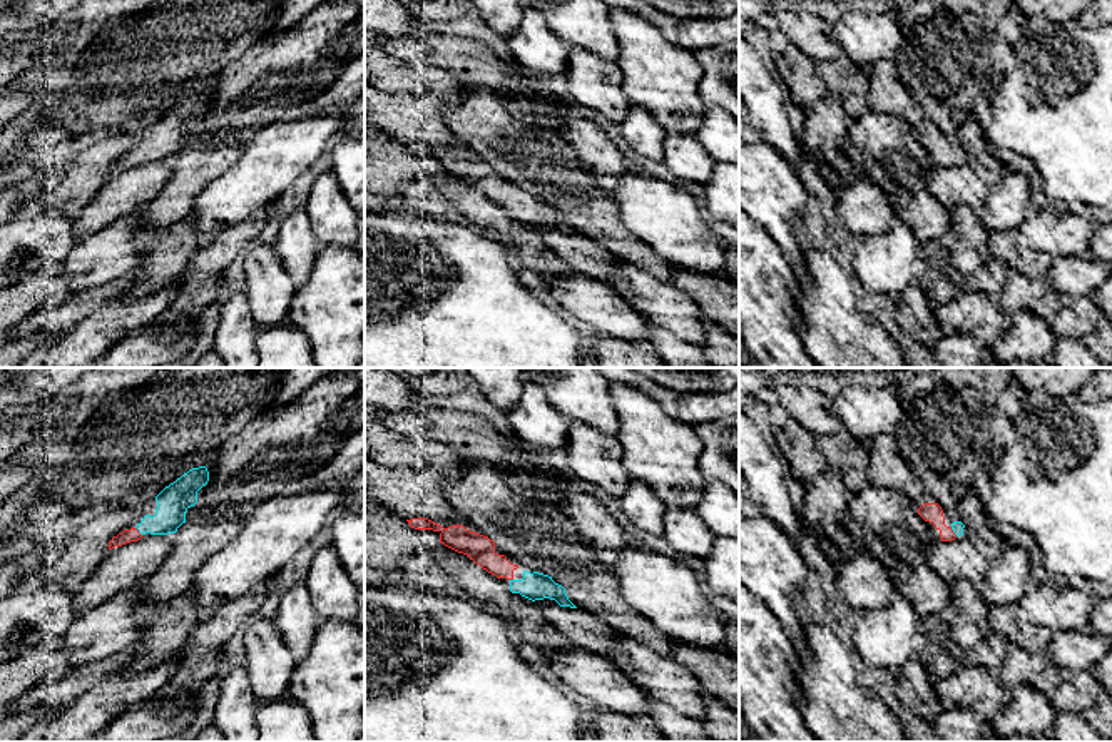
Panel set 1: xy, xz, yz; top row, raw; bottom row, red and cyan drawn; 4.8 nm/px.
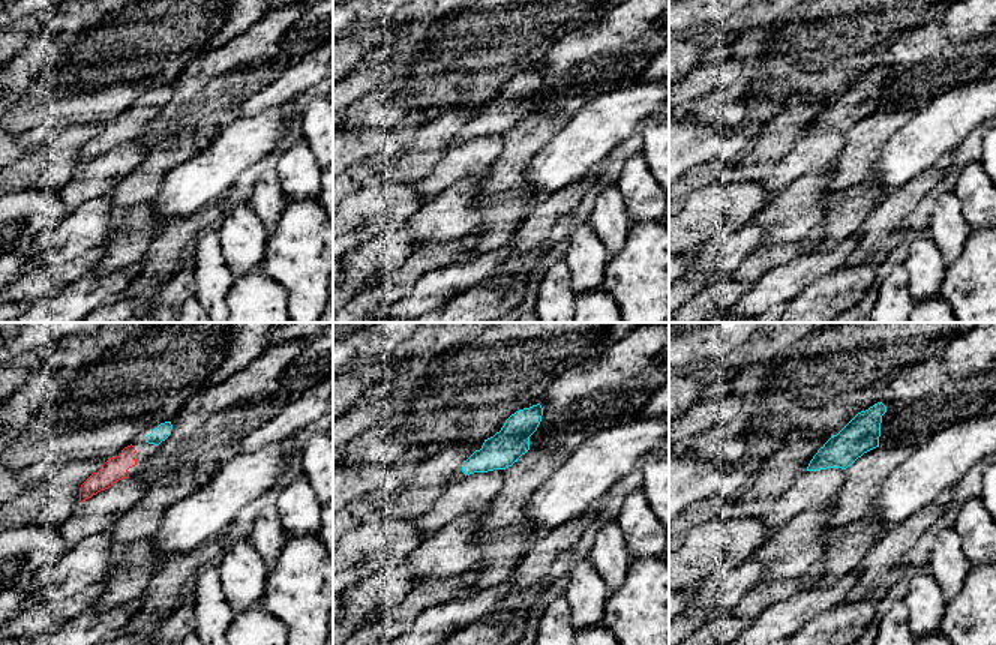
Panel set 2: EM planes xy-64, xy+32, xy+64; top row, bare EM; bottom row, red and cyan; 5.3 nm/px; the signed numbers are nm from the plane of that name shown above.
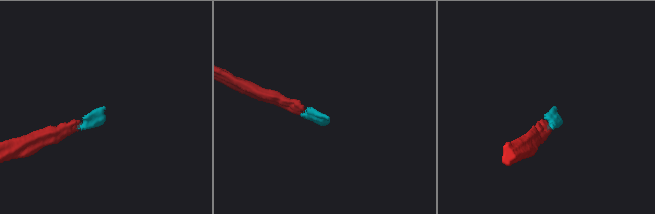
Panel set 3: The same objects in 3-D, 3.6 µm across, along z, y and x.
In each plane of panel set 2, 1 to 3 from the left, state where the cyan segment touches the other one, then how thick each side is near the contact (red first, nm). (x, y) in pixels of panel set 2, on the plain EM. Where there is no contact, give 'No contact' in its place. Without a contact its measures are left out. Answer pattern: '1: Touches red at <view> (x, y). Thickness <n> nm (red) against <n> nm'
1: No contact
2: No contact
3: No contact

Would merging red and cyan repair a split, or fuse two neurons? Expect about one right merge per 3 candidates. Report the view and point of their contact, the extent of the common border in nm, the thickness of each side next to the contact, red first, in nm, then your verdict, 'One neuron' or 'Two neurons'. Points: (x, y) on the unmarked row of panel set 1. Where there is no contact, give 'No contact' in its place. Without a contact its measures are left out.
Touches red at xy (137, 157). Shared border 60 nm. Thickness 60 nm (red) against 160 nm. One neuron

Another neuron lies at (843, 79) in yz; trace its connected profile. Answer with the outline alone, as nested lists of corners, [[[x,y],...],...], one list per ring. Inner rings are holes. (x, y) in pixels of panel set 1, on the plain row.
[[[846,55],[818,62],[816,74],[824,82],[828,94],[839,99],[849,120],[870,110],[870,70],[853,64]]]

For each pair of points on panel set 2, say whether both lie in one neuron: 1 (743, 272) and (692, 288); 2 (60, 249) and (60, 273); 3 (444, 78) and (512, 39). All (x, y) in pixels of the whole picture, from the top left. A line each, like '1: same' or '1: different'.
1: different
2: different
3: same

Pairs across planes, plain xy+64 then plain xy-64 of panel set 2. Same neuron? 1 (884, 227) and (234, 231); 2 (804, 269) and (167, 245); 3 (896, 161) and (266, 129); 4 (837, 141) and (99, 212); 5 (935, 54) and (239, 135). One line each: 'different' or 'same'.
1: different
2: different
3: same
4: different
5: different

